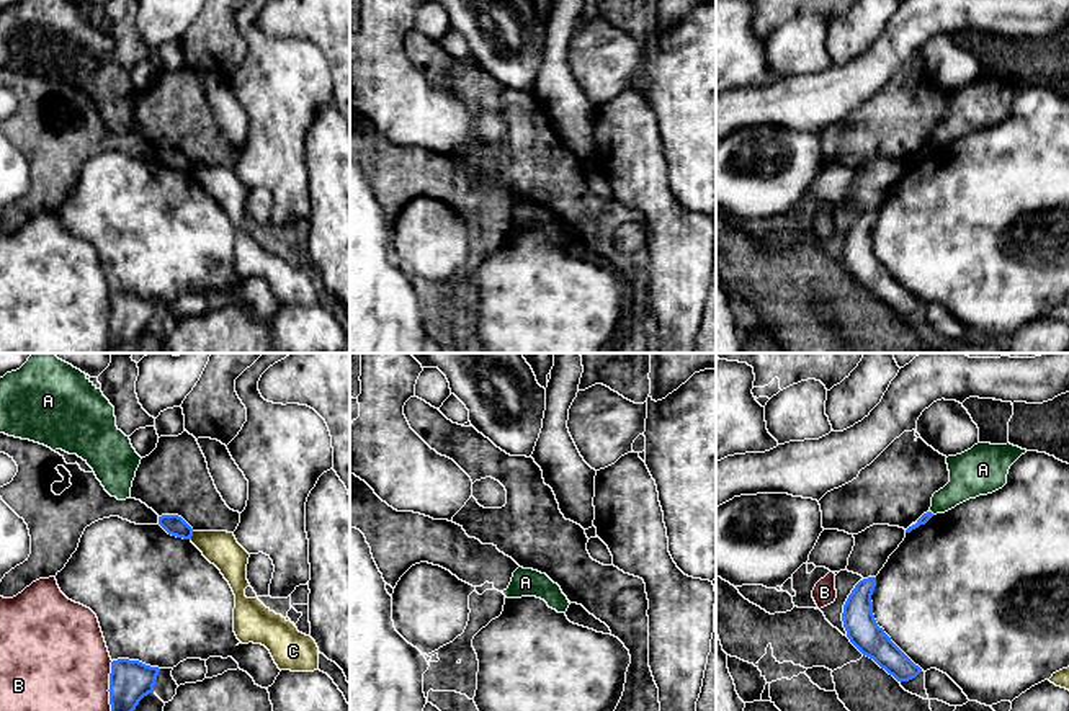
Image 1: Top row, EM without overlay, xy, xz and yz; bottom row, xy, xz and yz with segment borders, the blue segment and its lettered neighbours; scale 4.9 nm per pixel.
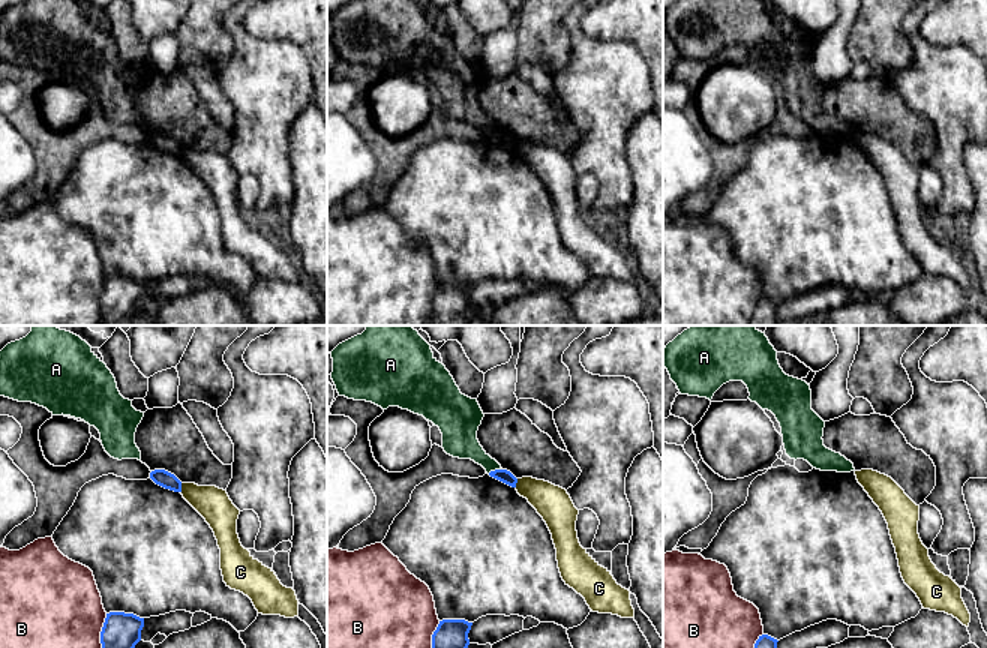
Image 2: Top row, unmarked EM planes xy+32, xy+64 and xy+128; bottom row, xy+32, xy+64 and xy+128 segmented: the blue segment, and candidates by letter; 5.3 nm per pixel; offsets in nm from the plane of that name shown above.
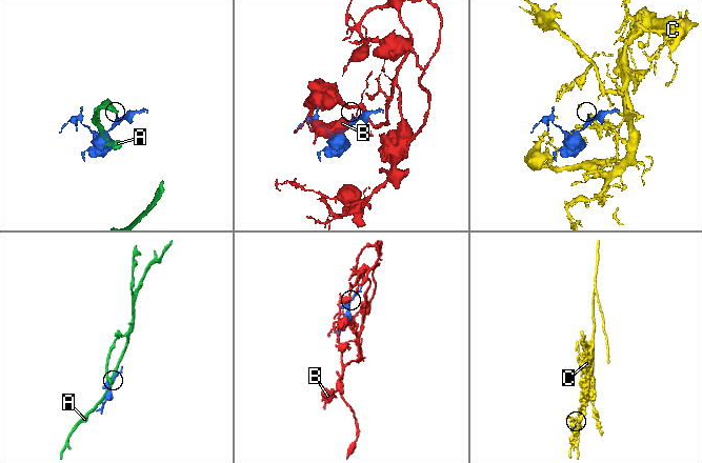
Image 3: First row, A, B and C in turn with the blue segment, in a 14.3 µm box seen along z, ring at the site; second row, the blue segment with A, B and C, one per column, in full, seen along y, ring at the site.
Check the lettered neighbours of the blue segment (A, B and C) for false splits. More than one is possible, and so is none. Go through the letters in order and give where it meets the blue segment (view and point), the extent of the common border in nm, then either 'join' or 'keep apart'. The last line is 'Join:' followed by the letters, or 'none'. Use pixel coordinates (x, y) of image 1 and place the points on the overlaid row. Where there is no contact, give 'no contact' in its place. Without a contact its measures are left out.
A: no contact | keep apart
B: xy (110, 685) | 240 nm | keep apart
C: xy (192, 535) | 40 nm | keep apart
Join: none

